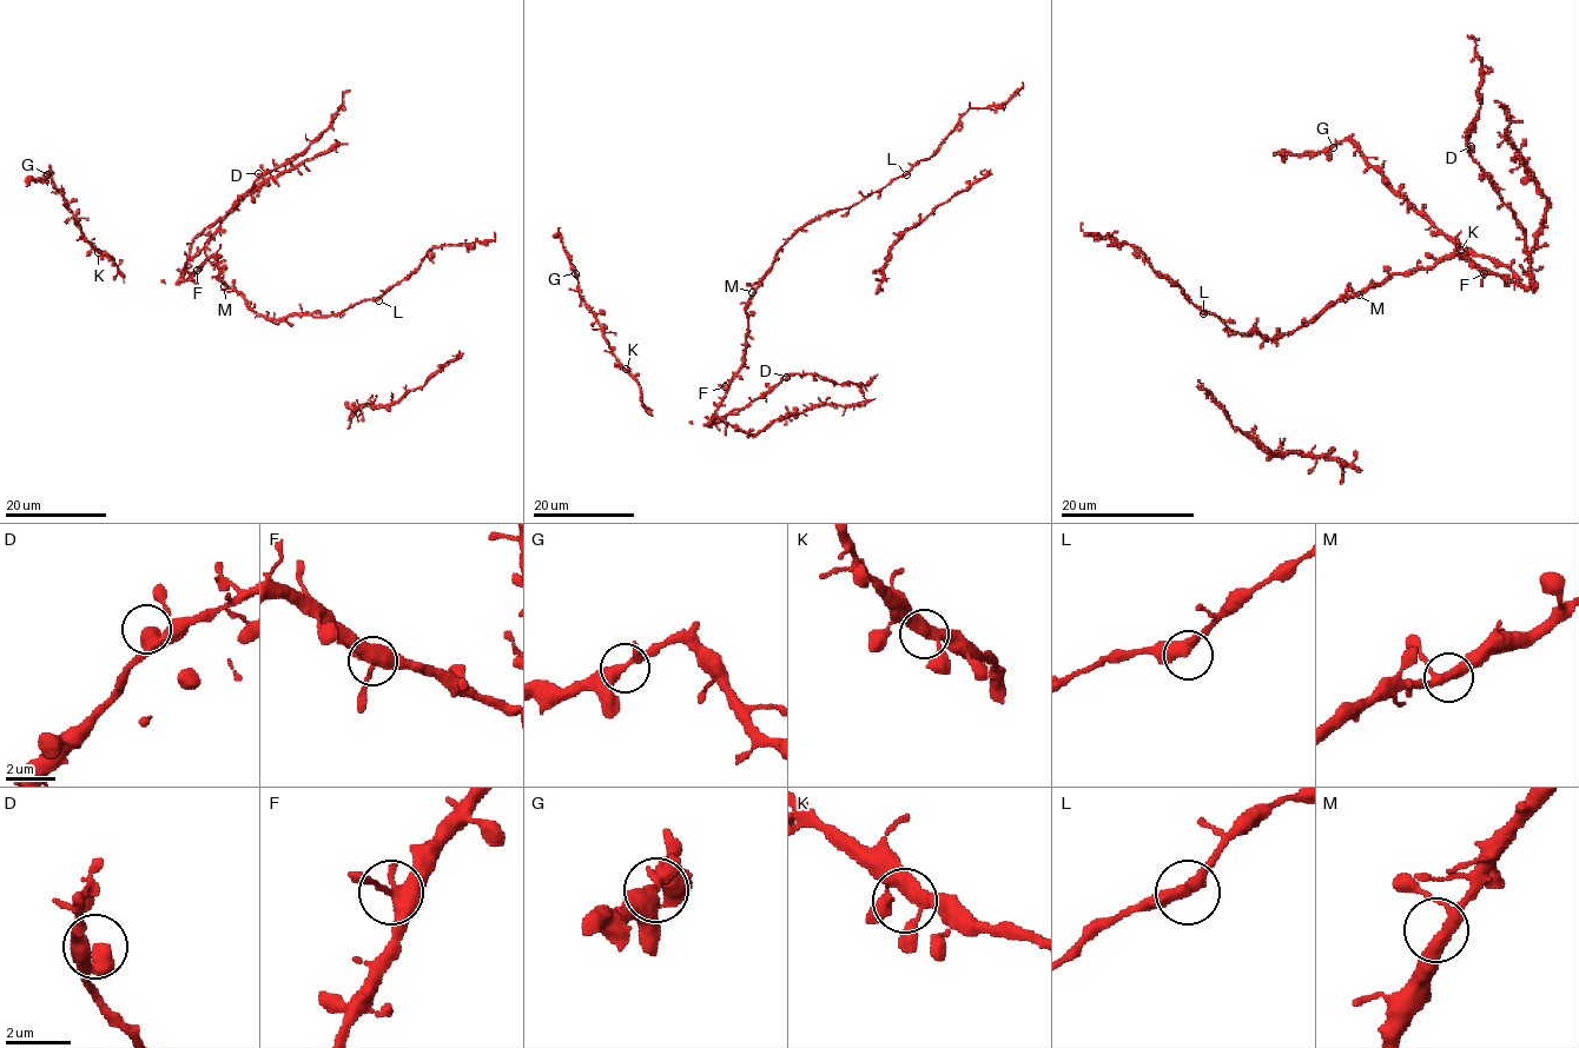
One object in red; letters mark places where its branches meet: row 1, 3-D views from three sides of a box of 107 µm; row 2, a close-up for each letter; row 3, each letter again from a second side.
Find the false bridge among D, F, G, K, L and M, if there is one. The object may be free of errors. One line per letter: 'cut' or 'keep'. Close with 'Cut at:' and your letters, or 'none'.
D: keep
F: keep
G: keep
K: keep
L: keep
M: keep
Cut at: none

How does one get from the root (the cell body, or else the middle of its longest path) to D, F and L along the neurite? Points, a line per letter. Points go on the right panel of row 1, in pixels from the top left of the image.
D: (1359, 293), (1454, 256), (1512, 283), (1531, 283), (1526, 232), (1470, 152), (1471, 146)
F: (1359, 293), (1394, 274), (1432, 270), (1454, 256), (1467, 256), (1484, 273)
L: (1359, 293), (1340, 296), (1307, 323), (1273, 338), (1260, 333), (1235, 333), (1215, 314), (1203, 313)

